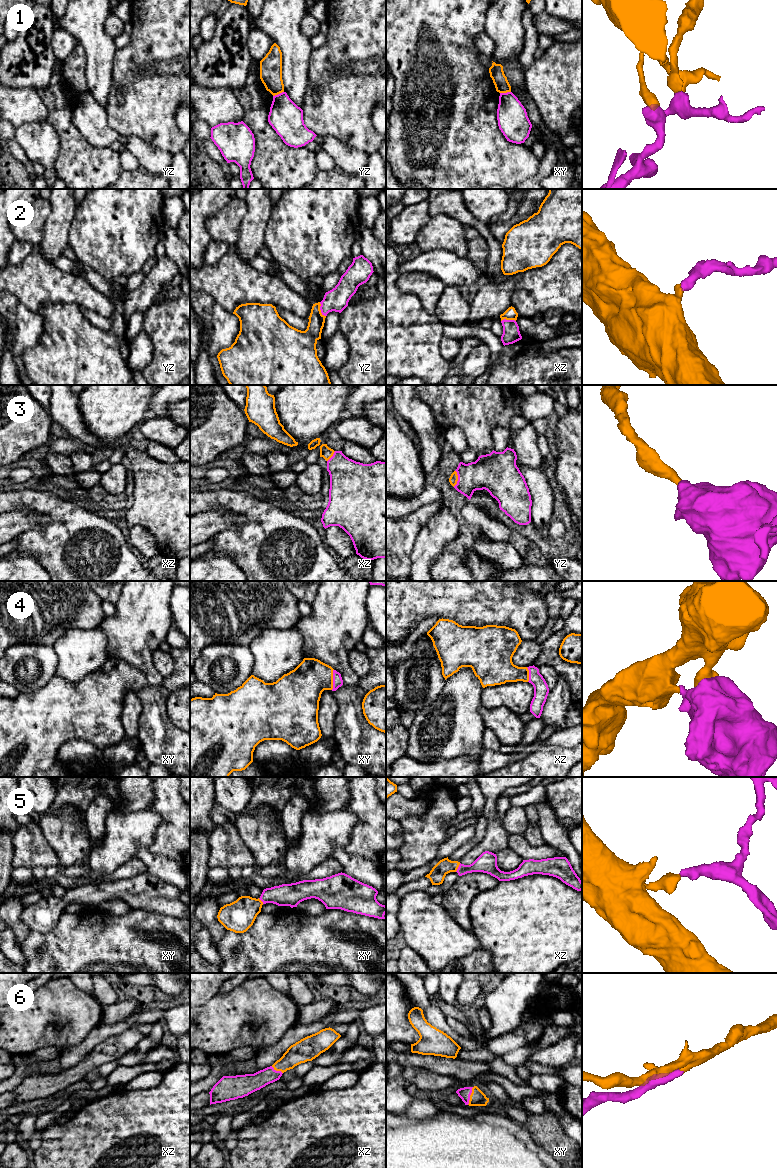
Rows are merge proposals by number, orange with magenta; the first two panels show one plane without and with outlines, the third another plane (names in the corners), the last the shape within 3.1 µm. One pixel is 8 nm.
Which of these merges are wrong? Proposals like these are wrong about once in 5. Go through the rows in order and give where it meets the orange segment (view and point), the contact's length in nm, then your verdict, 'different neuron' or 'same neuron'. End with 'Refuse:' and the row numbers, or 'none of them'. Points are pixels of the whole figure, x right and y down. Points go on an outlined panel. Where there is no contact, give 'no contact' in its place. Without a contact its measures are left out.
1: meets orange in yz at (278, 93); contact 100 nm long; different neuron
2: meets orange in yz at (319, 309); contact 130 nm long; same neuron
3: meets orange in yz at (457, 478); contact 140 nm long; same neuron
4: meets orange in xy at (332, 679); contact 170 nm long; same neuron
5: meets orange in xz at (458, 866); contact 80 nm long; same neuron
6: meets orange in xy at (470, 1096); contact 150 nm long; same neuron
Refuse: 1

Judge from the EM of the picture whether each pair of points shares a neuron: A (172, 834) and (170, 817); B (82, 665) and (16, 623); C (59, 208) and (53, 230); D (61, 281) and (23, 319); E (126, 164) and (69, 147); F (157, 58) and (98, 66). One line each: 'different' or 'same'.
A: same
B: different
C: same
D: different
E: different
F: different

